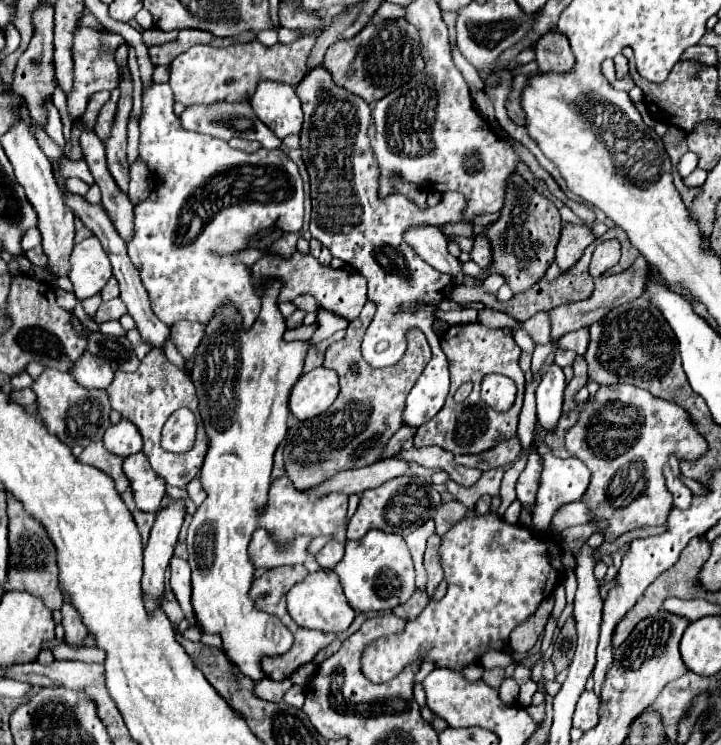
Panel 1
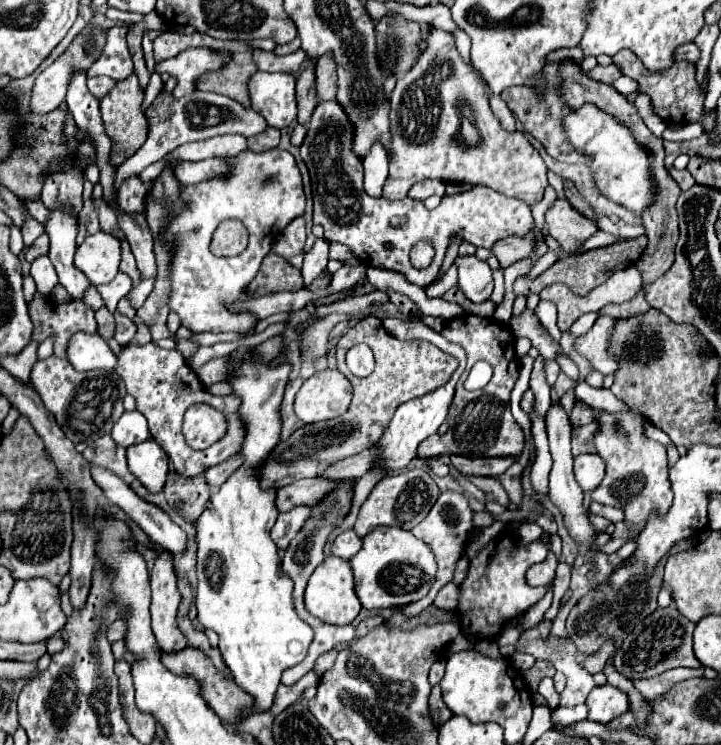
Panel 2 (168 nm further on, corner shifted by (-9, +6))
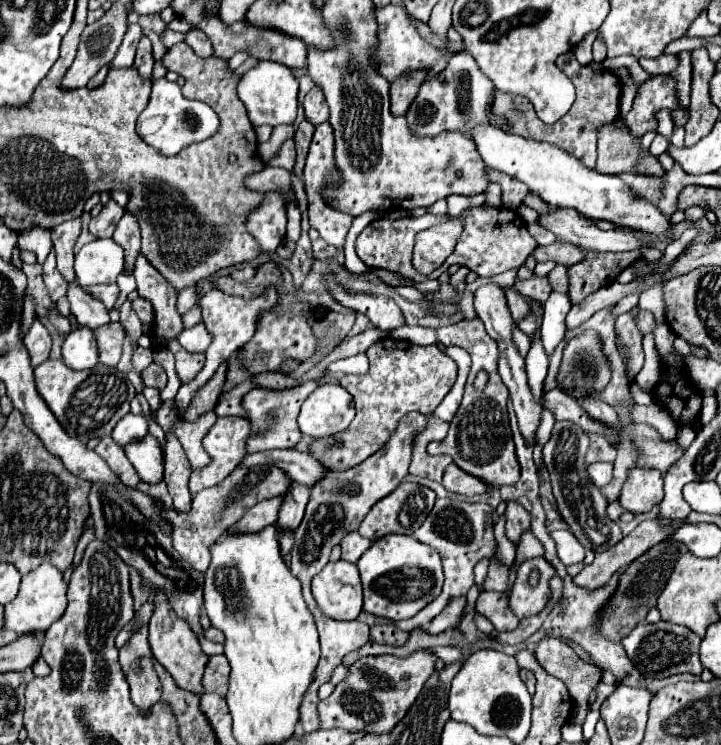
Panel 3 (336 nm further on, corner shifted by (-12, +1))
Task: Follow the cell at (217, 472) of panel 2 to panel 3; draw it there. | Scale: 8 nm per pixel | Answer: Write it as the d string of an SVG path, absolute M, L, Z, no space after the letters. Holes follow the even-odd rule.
M264 450L264 452L254 452L254 454L246 454L244 460L240 462L240 466L250 468L256 464L276 464L280 468L284 468L296 482L312 488L318 482L318 468L320 464L316 460L312 460L310 456L306 456L306 452L298 452L298 450Z

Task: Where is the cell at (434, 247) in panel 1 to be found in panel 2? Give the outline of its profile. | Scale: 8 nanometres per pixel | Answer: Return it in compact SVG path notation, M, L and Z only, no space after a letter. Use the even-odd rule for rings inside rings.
M457 257L459 269L459 287L473 303L483 303L491 297L493 277L491 267L477 257Z

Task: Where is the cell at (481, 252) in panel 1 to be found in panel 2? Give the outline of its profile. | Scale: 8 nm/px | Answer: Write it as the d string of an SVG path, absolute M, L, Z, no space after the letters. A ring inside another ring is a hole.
M507 237L507 239L497 241L491 251L501 263L501 267L509 267L511 263L523 257L531 257L533 249L535 249L535 243L531 237Z

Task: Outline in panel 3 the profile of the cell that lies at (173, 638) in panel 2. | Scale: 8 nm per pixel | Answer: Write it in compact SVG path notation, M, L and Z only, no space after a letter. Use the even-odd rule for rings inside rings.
M162 590L152 592L152 604L154 604L154 612L152 612L152 618L148 624L148 628L150 628L148 640L150 640L152 654L172 674L172 678L176 680L176 684L180 688L190 690L194 694L200 694L200 676L204 672L204 664L206 664L208 656L202 652L200 642L194 636L194 632L188 628L188 624L172 612L168 596ZM166 624L168 624L168 628L166 628Z

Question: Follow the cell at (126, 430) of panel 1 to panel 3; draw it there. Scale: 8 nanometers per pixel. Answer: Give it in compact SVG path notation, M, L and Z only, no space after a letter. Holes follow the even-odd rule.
M126 414L112 430L112 438L120 446L126 446L130 442L138 442L146 434L148 434L148 424L146 424L144 416L134 416L134 414Z

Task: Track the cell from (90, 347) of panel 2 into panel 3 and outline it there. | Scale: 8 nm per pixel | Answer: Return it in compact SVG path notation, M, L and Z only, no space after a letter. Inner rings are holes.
M90 328L72 330L62 344L64 364L72 370L90 370L98 366L98 344Z

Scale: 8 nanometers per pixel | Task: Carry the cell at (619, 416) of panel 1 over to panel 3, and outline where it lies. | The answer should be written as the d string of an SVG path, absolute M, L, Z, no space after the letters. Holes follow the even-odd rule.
M630 468L628 478L620 490L618 502L632 514L650 512L664 496L662 472L656 468Z

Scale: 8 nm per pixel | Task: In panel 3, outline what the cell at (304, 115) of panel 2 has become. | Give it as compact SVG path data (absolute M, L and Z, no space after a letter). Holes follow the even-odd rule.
M302 120L296 134L294 134L294 142L296 142L296 152L298 152L298 158L296 158L296 164L294 164L294 170L296 174L302 174L302 168L304 168L304 160L306 160L306 154L308 154L308 146L310 146L310 140L312 140L312 134L314 134L314 124L308 122L308 120Z

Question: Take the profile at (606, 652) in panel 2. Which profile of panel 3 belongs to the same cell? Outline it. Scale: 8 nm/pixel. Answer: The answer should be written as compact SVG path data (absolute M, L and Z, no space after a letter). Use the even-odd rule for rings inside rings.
M558 638L540 640L536 646L536 660L548 674L560 678L568 686L574 704L570 724L582 724L588 712L588 696L600 682L602 670L580 660L580 656Z

